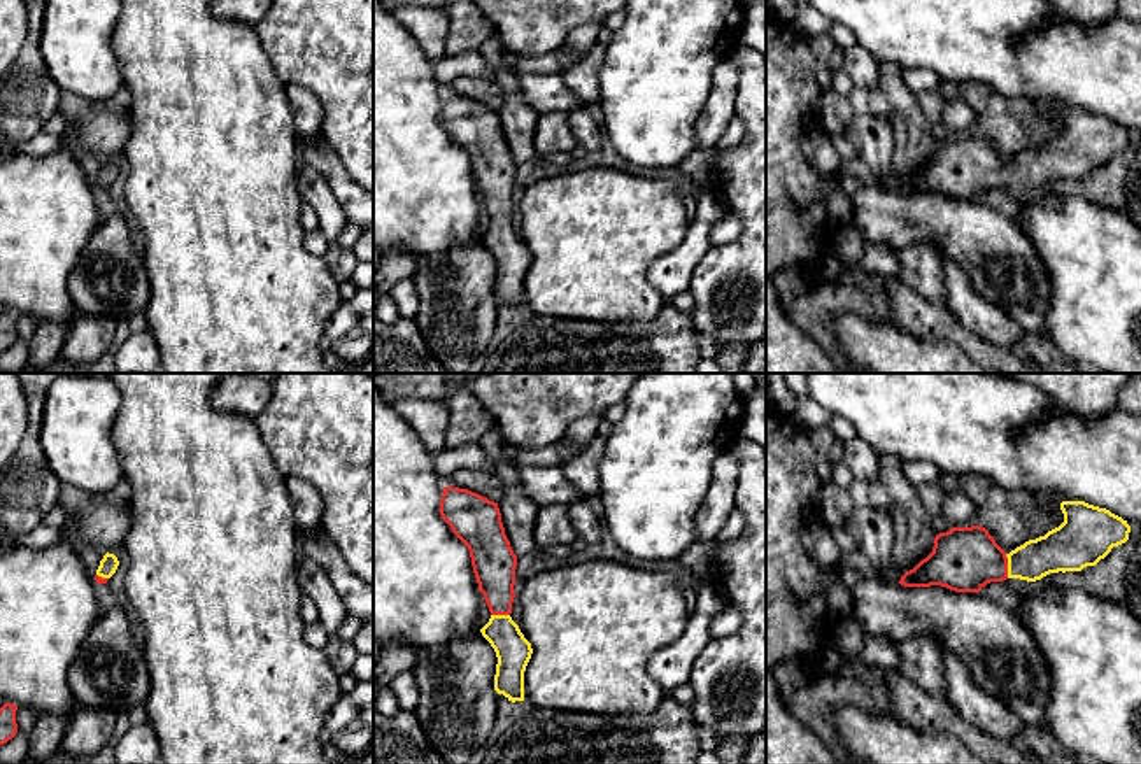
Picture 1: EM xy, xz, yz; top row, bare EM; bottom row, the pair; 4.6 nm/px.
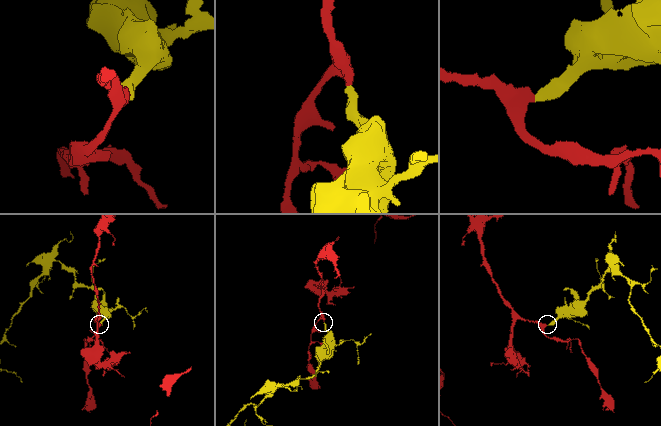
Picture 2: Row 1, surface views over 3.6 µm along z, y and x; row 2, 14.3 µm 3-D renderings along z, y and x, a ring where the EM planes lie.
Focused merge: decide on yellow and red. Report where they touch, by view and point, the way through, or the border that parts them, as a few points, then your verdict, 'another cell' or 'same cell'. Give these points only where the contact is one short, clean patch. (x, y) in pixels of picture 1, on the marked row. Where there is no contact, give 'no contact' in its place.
meets yellow in yz at (1008, 566); same cell

